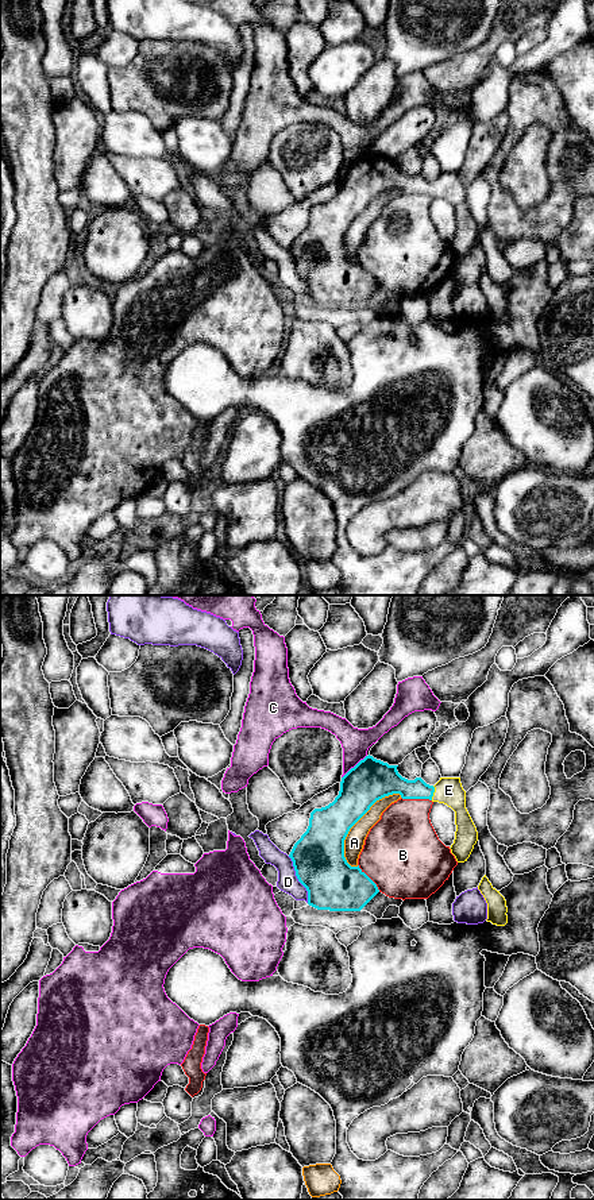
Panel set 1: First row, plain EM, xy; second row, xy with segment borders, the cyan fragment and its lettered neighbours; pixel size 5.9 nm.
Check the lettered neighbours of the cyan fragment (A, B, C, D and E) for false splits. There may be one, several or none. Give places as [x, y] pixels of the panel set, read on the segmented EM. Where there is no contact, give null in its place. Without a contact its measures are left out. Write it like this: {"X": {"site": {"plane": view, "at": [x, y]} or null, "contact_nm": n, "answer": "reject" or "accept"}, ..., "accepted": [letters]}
{"A": {"site": {"plane": "xy", "at": [357, 821]}, "contact_nm": 550, "answer": "reject"}, "B": {"site": {"plane": "xy", "at": [416, 798]}, "contact_nm": 190, "answer": "reject"}, "C": {"site": {"plane": "xy", "at": [355, 766]}, "contact_nm": 200, "answer": "reject"}, "D": {"site": {"plane": "xy", "at": [297, 878]}, "contact_nm": 300, "answer": "reject"}, "E": {"site": {"plane": "xy", "at": [434, 791]}, "contact_nm": 90, "answer": "accept"}, "accepted": ["E"]}

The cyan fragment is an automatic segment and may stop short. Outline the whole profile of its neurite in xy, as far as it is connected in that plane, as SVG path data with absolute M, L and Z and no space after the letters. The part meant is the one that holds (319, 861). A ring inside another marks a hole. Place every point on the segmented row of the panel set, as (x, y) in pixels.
M366 756L342 778L335 800L310 813L306 831L289 854L298 881L308 891L309 906L329 911L360 911L379 892L359 865L347 863L344 840L377 800L393 794L451 807L456 825L451 853L458 863L470 857L478 831L466 809L460 778L440 778L435 786L429 786L421 778L402 778L397 767Z

